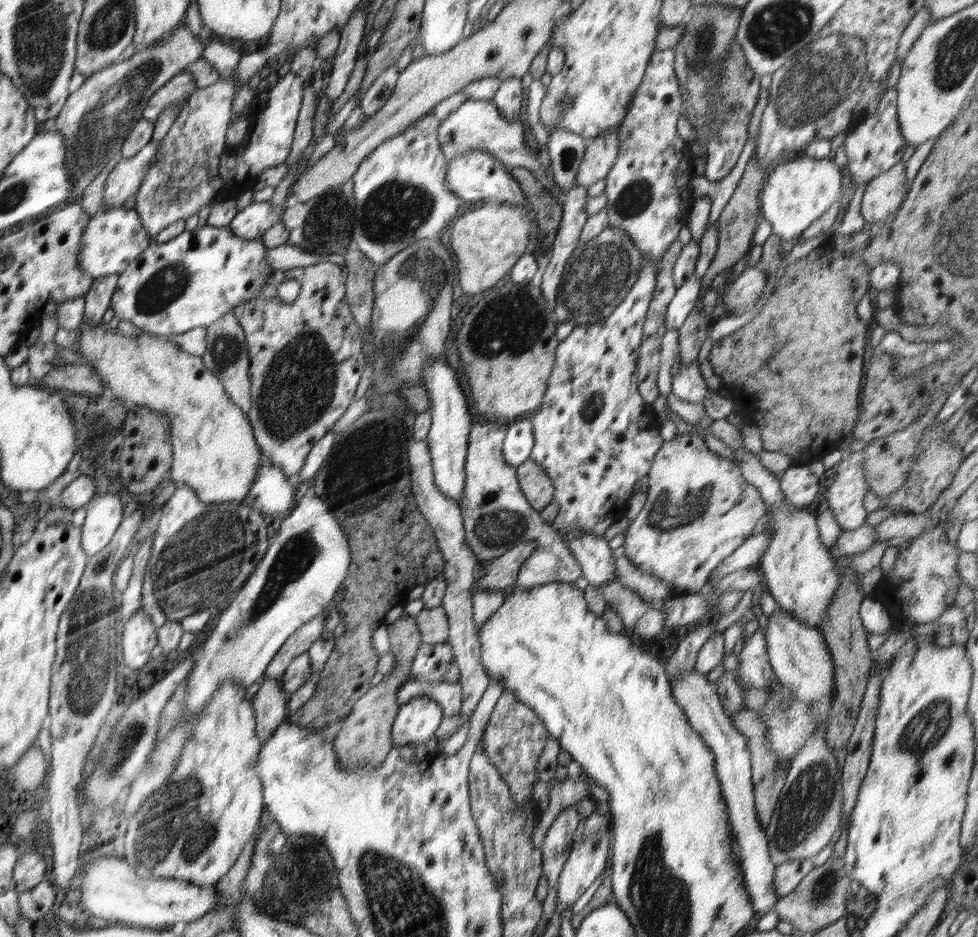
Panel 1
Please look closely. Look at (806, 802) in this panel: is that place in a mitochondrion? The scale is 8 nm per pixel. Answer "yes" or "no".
yes

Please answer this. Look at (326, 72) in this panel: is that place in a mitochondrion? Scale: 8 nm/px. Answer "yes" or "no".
no

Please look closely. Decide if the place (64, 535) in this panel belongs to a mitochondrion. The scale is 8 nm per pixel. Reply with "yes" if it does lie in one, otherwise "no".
no

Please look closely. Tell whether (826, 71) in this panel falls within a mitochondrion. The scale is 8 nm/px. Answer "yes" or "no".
yes

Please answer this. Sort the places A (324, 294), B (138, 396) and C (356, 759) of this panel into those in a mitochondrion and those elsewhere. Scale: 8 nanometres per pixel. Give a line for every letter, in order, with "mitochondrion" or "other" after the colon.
A: other
B: other
C: mitochondrion

